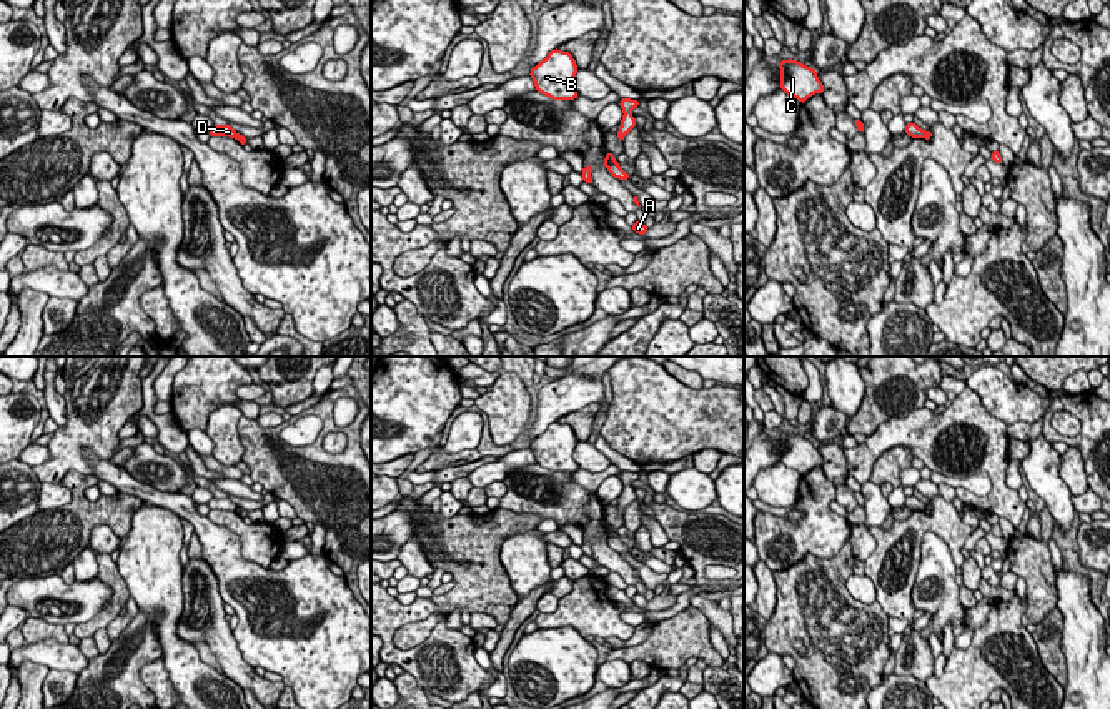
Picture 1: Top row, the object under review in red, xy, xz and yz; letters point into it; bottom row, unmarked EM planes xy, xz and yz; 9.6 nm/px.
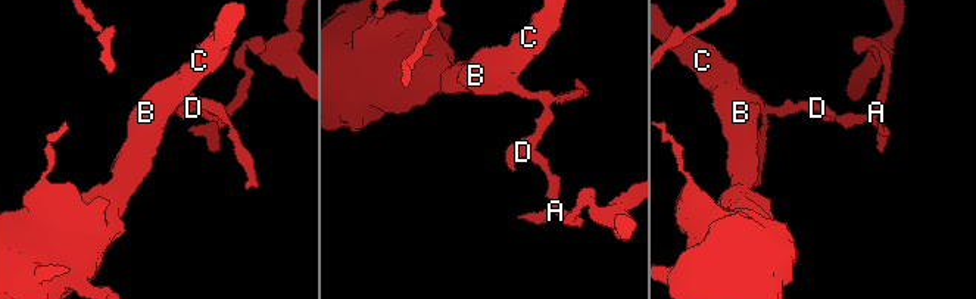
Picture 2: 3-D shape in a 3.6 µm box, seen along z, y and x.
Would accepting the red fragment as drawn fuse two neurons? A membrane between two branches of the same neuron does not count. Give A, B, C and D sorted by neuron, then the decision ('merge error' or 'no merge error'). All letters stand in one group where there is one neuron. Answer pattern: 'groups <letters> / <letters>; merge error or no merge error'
groups A / B C D; merge error

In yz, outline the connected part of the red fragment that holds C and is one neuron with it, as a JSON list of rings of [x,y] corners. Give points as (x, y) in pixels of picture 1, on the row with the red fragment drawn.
[[[782,60],[779,63],[780,90],[787,95],[795,97],[800,103],[805,103],[815,93],[824,93],[824,85],[817,77],[817,72],[800,62]]]

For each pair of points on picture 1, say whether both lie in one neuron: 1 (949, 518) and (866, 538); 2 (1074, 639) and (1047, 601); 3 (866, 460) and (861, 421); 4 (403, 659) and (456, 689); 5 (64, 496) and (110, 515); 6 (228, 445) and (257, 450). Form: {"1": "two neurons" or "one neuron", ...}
{"1": "two neurons", "2": "two neurons", "3": "two neurons", "4": "one neuron", "5": "two neurons", "6": "two neurons"}

